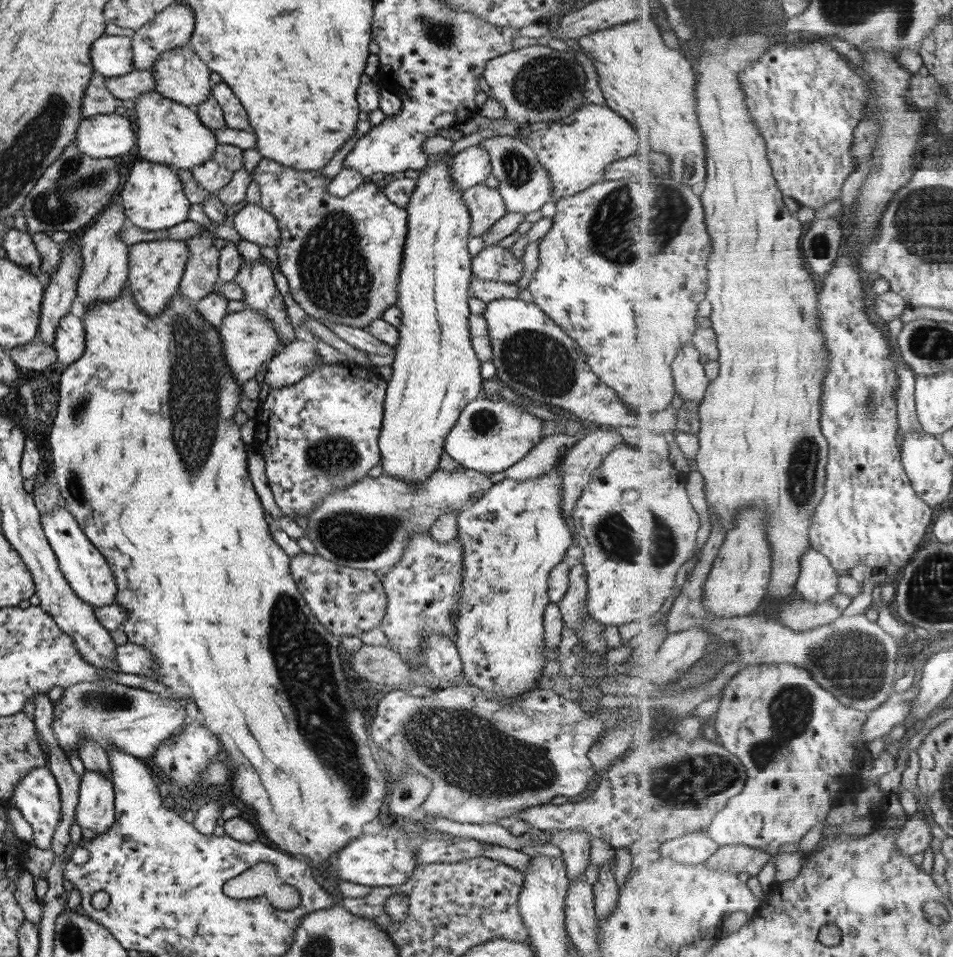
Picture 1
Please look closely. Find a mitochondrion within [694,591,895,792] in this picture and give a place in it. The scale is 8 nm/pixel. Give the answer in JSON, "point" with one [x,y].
{"point":[839,650]}

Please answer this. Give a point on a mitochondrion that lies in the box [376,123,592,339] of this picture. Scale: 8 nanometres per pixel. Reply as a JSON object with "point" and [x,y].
{"point":[516,167]}

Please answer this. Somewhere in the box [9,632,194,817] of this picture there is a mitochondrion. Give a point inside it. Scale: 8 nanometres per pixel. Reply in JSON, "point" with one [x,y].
{"point":[106,702]}

